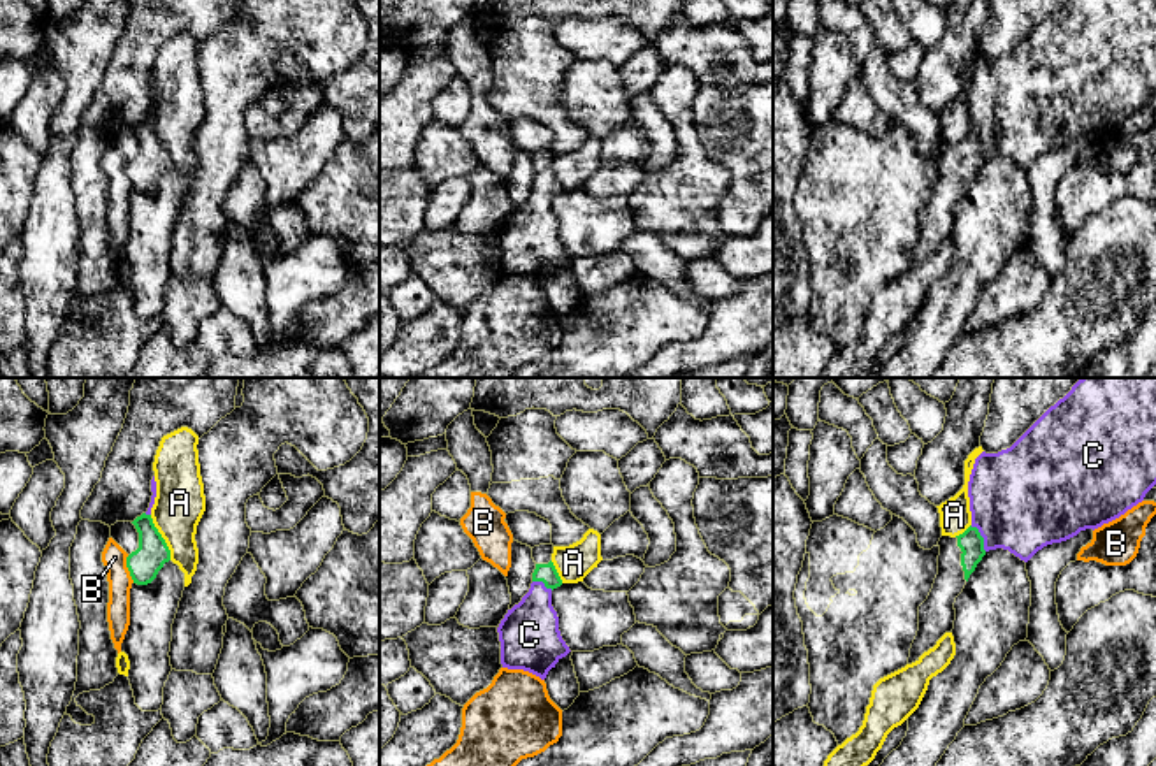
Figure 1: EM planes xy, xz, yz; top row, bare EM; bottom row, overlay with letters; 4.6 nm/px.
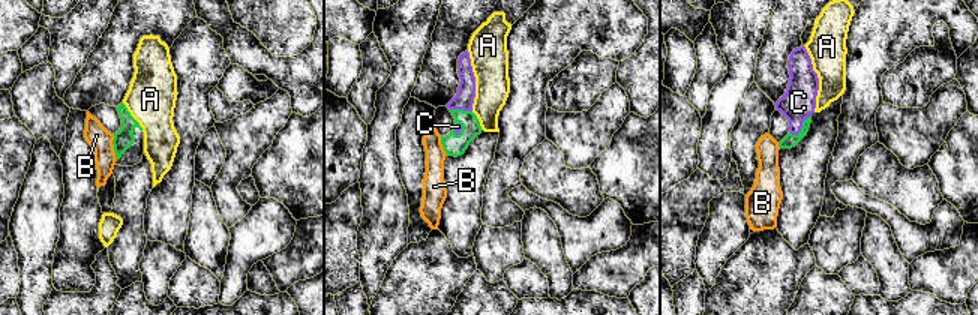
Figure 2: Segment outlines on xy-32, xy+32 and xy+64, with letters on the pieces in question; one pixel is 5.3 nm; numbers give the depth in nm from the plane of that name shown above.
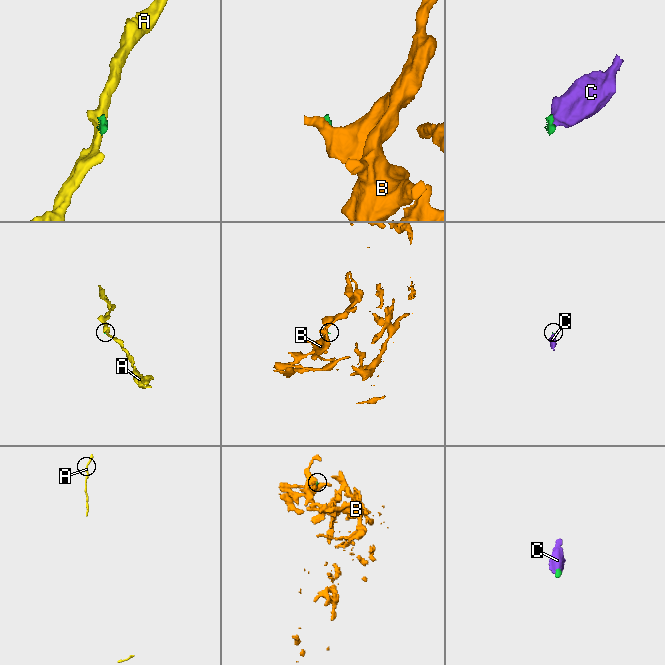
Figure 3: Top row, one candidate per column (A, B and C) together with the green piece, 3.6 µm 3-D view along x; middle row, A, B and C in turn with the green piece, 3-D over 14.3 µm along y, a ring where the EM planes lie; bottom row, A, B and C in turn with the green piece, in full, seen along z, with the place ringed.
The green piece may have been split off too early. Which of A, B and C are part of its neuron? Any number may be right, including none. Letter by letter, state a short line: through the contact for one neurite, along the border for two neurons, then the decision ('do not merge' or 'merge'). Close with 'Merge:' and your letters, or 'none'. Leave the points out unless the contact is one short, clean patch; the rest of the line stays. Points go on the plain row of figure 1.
A: line xy (150, 122), (171, 166); do not merge
B: line xy (127, 162), (127, 176), (134, 188); do not merge
C: line yz (970, 148), (981, 143), (1021, 106); merge
Merge: C

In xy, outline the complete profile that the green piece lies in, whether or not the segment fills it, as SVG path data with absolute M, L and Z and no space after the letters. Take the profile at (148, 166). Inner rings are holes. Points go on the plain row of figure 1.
M155 83L151 86L151 98L148 118L132 128L139 139L139 155L126 163L126 174L137 192L151 190L163 170L170 167L170 156L151 125L151 114L156 104Z

